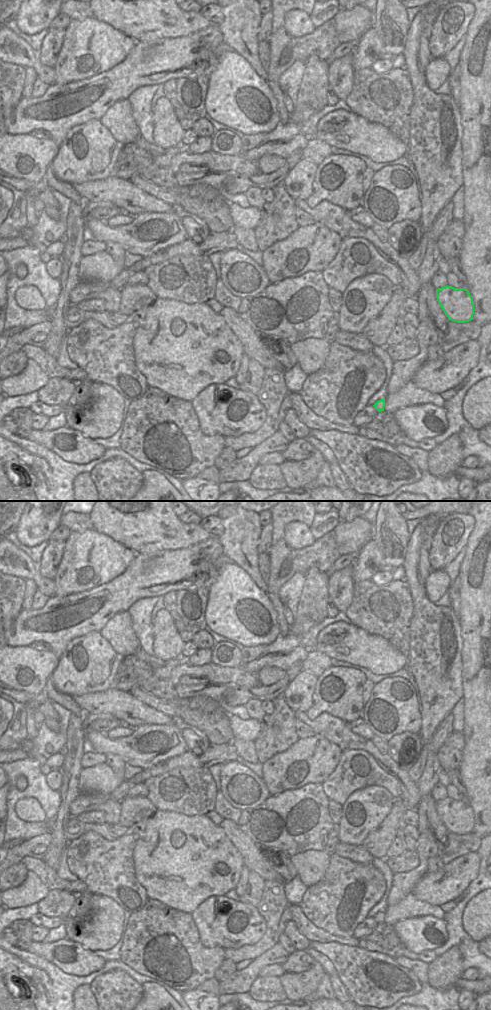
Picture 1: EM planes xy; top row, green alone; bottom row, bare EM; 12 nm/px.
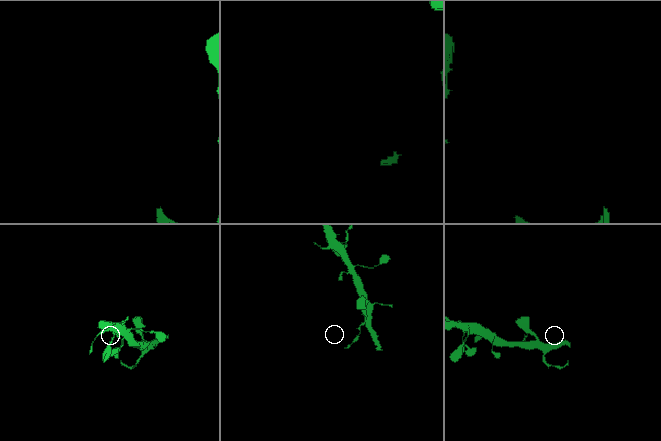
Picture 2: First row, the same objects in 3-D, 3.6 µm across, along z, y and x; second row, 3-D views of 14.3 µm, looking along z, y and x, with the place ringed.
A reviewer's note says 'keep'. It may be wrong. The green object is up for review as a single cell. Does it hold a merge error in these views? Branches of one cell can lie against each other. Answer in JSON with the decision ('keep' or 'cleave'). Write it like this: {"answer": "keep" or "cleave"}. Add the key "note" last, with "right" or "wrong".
{"answer": "cleave", "note": "wrong"}

